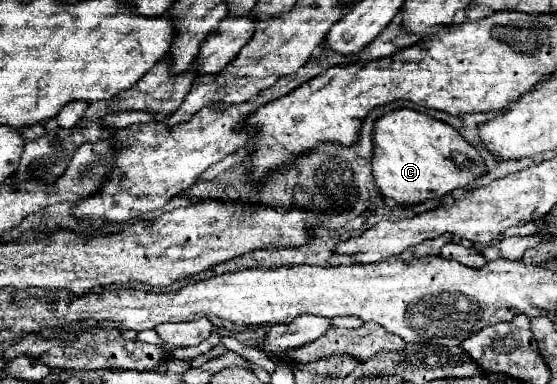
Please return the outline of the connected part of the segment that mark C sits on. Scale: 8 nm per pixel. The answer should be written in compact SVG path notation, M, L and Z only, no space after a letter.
M409 108L389 112L375 122L373 146L375 146L375 152L373 152L371 166L373 166L375 184L385 198L395 200L399 206L413 206L413 204L423 204L427 200L441 200L443 196L451 194L453 190L467 188L475 180L479 180L487 174L481 152L475 146L471 146L467 140L463 140L455 128L451 128L449 124L439 122L423 112L409 110Z

